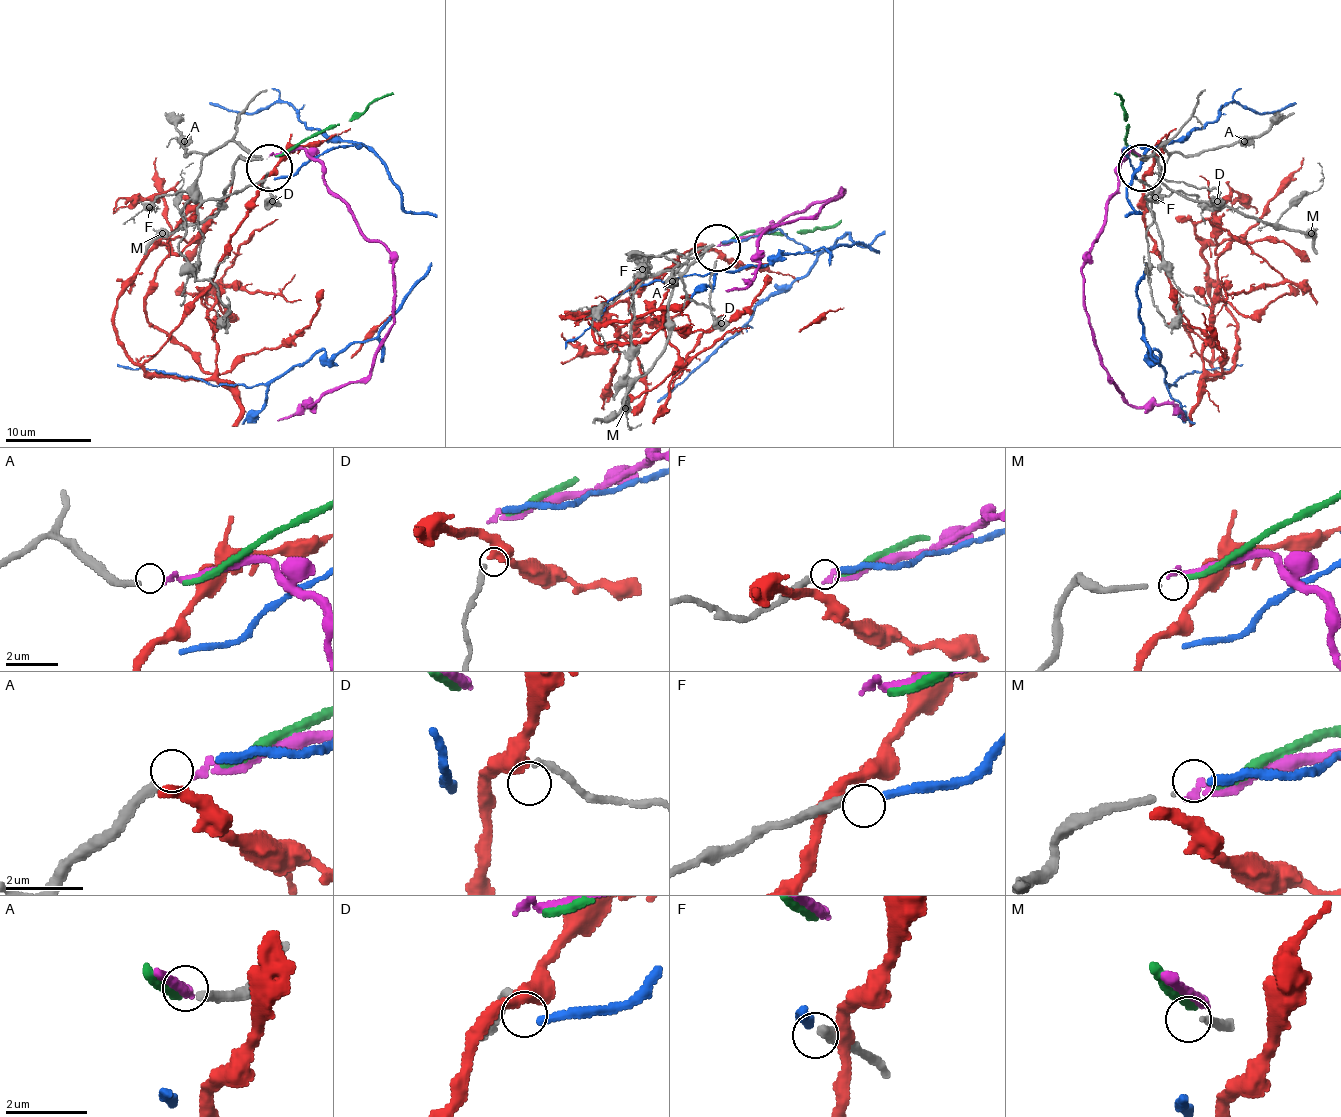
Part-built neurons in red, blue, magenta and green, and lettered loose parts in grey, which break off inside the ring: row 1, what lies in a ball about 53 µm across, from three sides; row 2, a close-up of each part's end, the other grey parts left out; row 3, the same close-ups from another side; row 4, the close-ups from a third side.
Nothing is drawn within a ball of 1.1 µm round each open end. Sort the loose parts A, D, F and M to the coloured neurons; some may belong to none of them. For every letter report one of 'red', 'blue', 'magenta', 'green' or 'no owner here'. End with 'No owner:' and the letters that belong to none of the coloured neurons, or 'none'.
A: magenta
D: no owner here
F: blue
M: green
No owner: D

